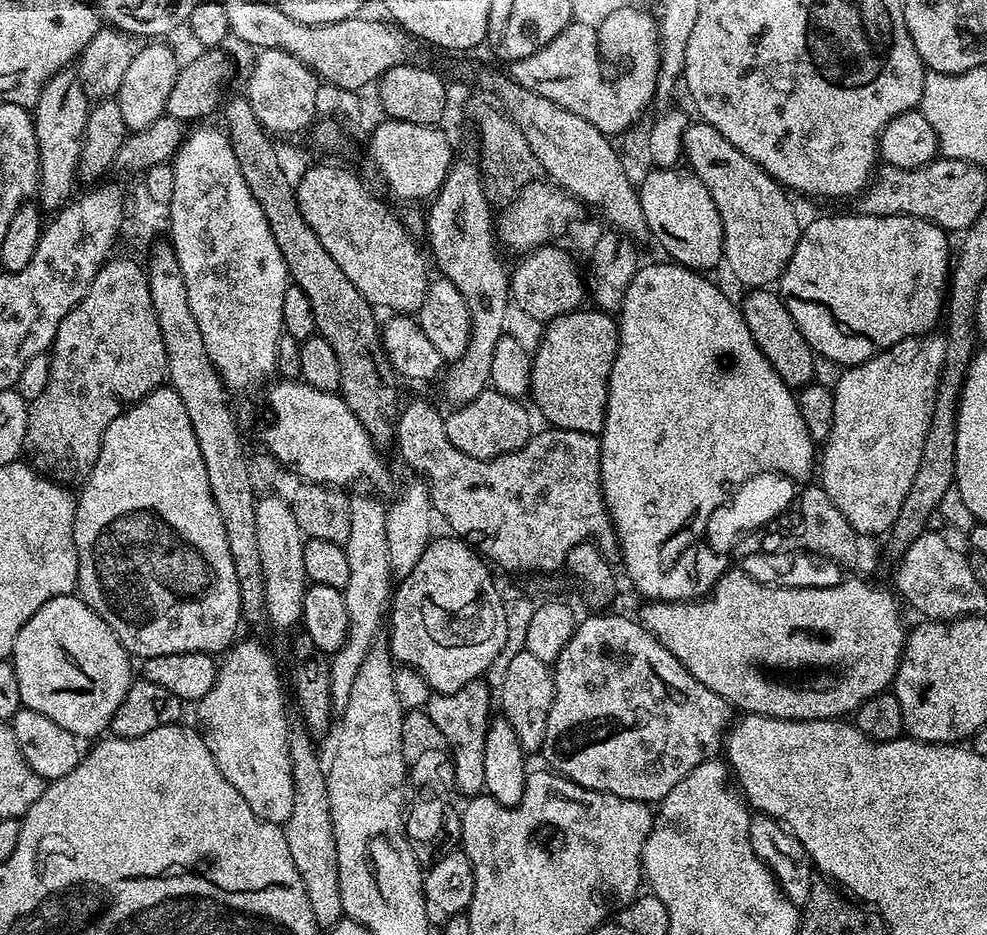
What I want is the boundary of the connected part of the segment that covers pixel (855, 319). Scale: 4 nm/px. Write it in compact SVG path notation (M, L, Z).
M820 216L803 225L798 246L794 246L794 254L786 266L786 270L780 275L778 291L784 298L786 310L798 322L798 330L802 330L802 338L812 347L817 356L825 356L833 359L841 366L861 364L877 356L879 352L886 352L893 348L898 342L910 340L933 331L936 323L941 323L942 313L946 308L946 289L950 284L950 258L948 262L948 240L949 233L929 220L914 218L913 216Z

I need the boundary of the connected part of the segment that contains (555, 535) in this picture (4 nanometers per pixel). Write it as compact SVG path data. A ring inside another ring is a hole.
M412 400L408 405L399 409L396 418L395 447L400 447L400 456L413 468L413 473L419 474L426 481L432 493L432 506L437 517L440 516L449 524L451 531L464 543L472 545L485 561L491 562L497 569L505 568L508 572L556 572L564 568L564 559L574 546L588 541L603 541L603 536L611 537L614 529L612 517L608 515L608 507L604 504L604 491L600 485L600 437L590 432L566 430L565 428L545 427L545 432L537 431L518 450L495 456L492 460L479 460L470 458L470 454L462 454L446 438L444 433L444 416L432 404L423 404L420 400Z

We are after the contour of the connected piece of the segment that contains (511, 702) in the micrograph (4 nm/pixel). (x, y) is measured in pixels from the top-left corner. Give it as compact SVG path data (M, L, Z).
M522 651L514 654L514 659L510 661L510 666L506 666L506 678L502 678L502 686L498 690L498 708L502 711L503 719L510 722L510 726L514 726L514 734L518 734L518 742L523 746L525 753L539 753L544 747L544 739L546 738L546 722L550 718L550 710L554 702L554 694L556 693L556 680L554 672L549 665L542 662L542 658L534 658L534 654Z

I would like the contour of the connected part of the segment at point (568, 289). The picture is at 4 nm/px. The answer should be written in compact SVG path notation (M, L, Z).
M555 243L545 244L543 248L533 248L523 257L524 260L510 272L510 296L528 316L547 322L564 316L567 312L575 312L586 300L586 280L580 277L580 268L576 260L568 252L556 248Z

